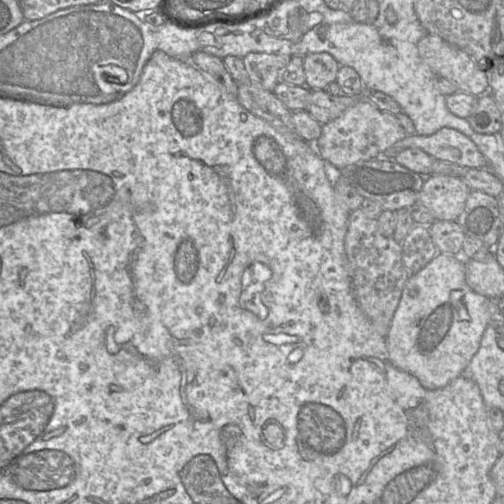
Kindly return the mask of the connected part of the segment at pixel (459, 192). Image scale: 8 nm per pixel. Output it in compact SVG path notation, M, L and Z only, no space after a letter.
M429 175L419 193L419 204L437 221L456 221L471 189L458 176Z

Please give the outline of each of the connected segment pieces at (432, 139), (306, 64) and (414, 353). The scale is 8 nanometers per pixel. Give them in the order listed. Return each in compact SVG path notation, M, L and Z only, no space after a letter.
M444 127L428 136L407 135L388 148L381 157L393 159L395 153L418 148L436 160L470 168L488 168L487 159L467 136L453 128Z
M320 52L307 54L303 60L303 67L306 76L305 86L315 90L324 89L336 81L340 65L331 54Z
M462 249L456 255L438 252L425 267L410 275L386 334L390 362L415 376L428 390L443 388L466 373L467 366L480 347L483 332L490 324L495 300L474 292L468 286L465 279L466 260L470 259L465 259Z

